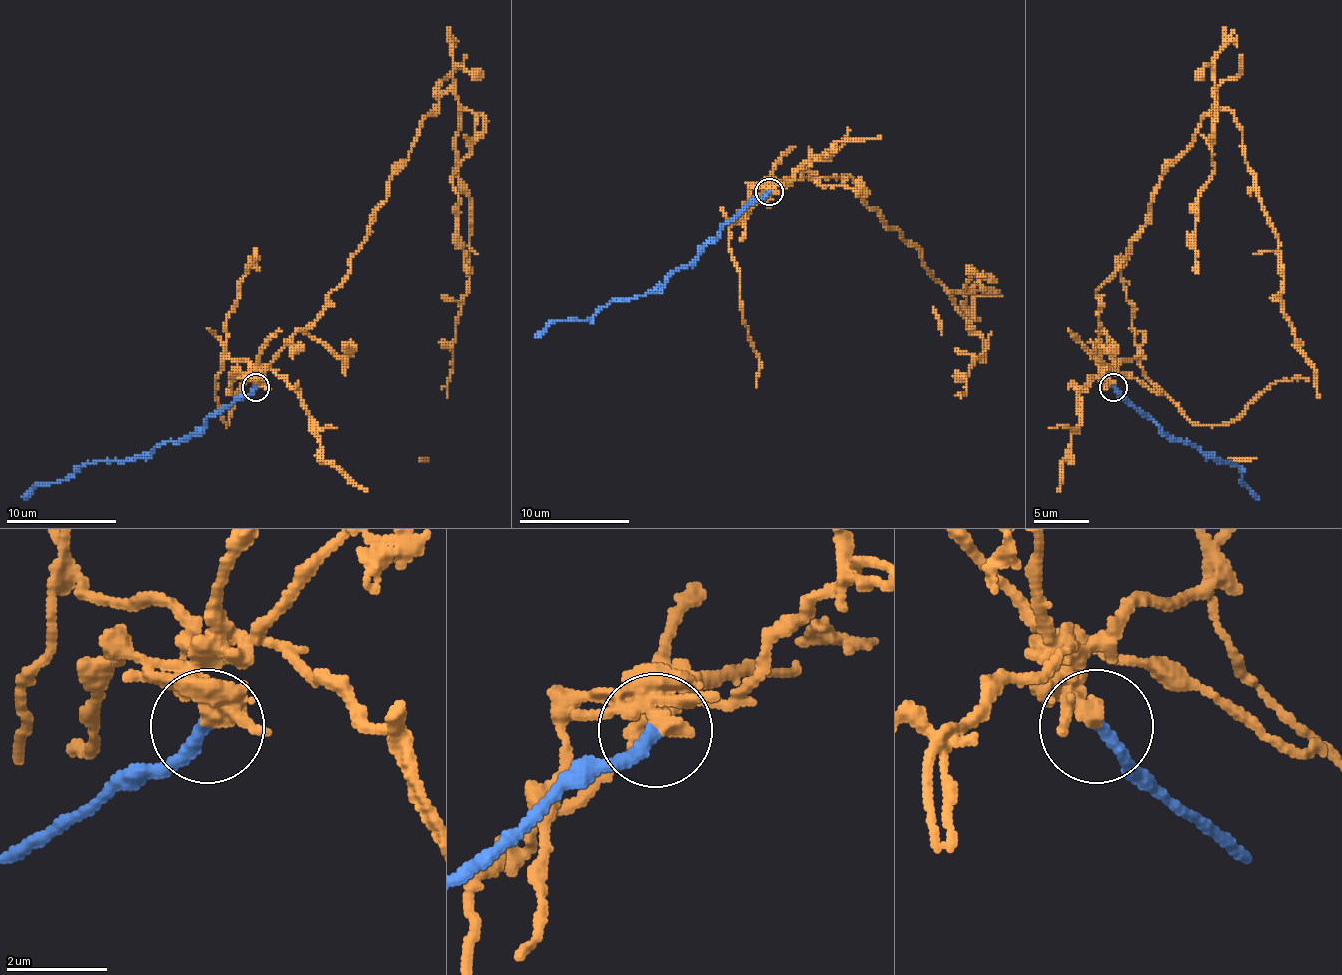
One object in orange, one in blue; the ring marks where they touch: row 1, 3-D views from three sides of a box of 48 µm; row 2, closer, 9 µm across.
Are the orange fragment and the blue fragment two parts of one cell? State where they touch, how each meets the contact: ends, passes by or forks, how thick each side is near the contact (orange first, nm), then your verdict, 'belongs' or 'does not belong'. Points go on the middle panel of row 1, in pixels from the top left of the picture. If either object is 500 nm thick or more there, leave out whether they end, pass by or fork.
(769, 191) | orange passes by | blue ends | 300/260 nm | does not belong

